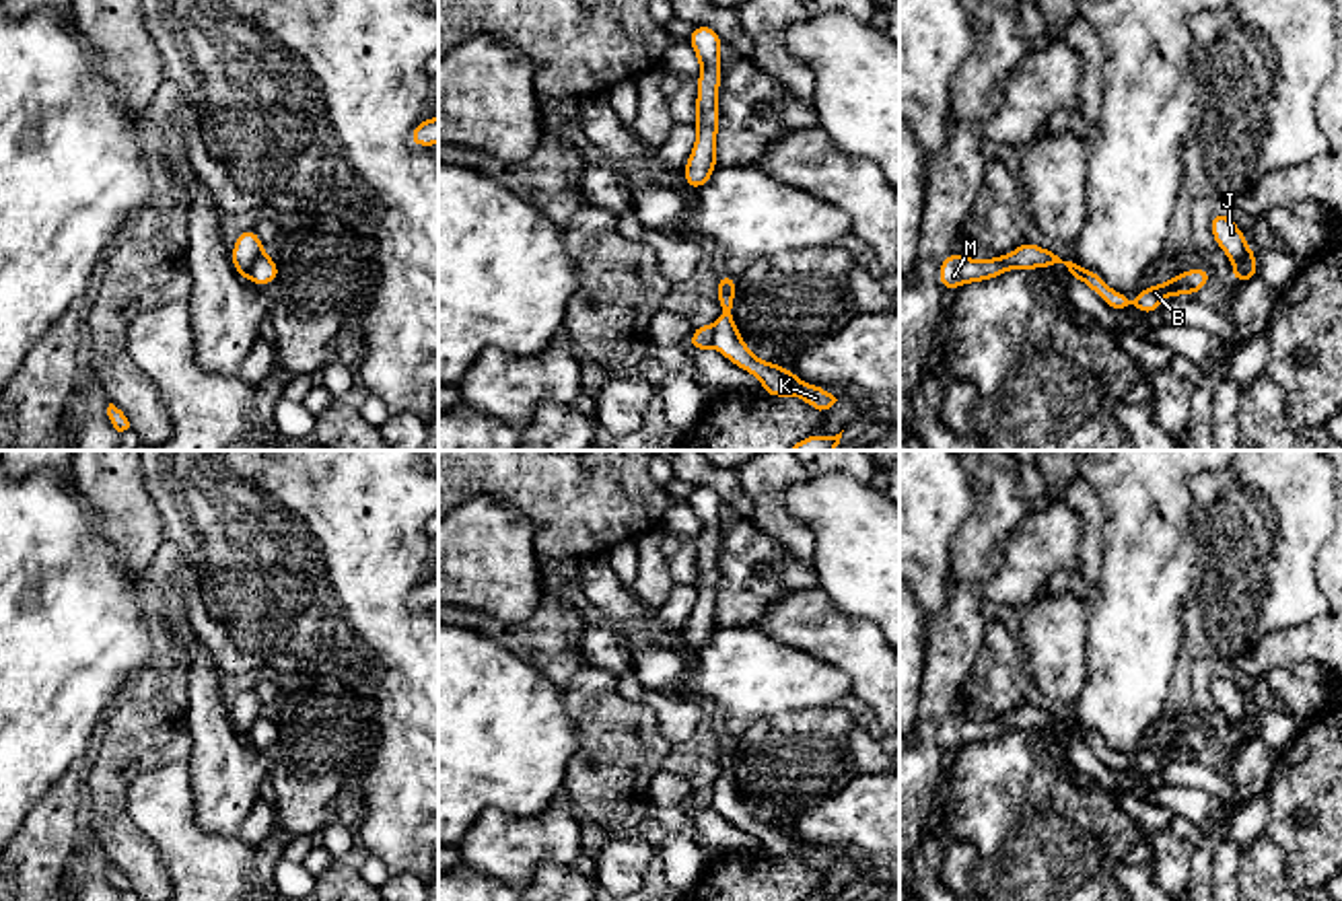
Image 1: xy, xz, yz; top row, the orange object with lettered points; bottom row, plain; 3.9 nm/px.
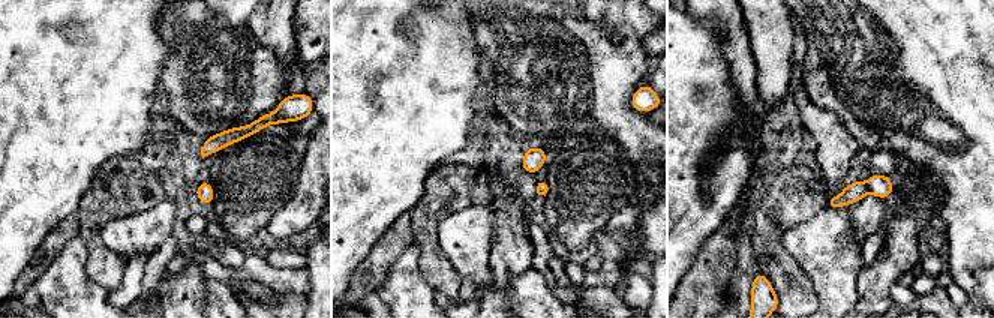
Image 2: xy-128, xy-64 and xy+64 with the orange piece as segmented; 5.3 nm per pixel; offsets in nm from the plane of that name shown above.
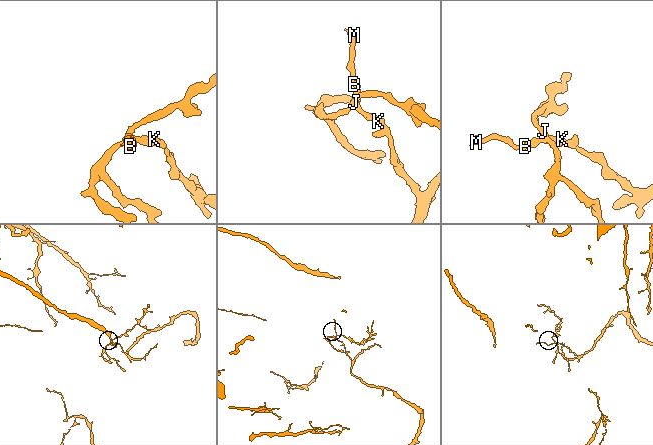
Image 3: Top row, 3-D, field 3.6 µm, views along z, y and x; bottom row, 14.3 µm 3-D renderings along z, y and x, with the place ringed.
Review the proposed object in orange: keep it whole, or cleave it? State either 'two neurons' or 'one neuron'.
two neurons

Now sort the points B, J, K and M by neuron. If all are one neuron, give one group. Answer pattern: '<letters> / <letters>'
B K M / J

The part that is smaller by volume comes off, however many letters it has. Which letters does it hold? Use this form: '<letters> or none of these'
J

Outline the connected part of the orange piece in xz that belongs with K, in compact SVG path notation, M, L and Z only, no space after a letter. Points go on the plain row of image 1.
M718 734L716 759L722 767L722 778L714 784L714 808L731 821L741 831L757 837L766 856L786 858L797 856L809 868L829 870L838 860L827 854L821 845L803 843L792 831L780 825L766 823L751 815L749 806L743 802L737 786L733 784L737 738L729 734Z

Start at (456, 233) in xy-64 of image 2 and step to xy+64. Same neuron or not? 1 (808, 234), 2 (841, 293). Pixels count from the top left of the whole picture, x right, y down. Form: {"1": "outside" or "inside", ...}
{"1": "inside", "2": "inside"}

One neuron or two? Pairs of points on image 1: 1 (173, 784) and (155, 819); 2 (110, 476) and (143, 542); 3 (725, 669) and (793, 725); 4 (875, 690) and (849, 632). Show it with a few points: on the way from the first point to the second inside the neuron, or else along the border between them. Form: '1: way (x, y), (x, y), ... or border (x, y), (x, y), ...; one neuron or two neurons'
1: way (165, 793), (163, 811); one neuron
2: way (116, 492), (134, 525); one neuron
3: border (799, 710), (750, 723); two neurons
4: way (875, 675), (871, 663), (855, 646); one neuron

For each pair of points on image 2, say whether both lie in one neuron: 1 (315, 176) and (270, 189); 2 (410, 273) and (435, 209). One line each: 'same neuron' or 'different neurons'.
1: different neurons
2: different neurons

